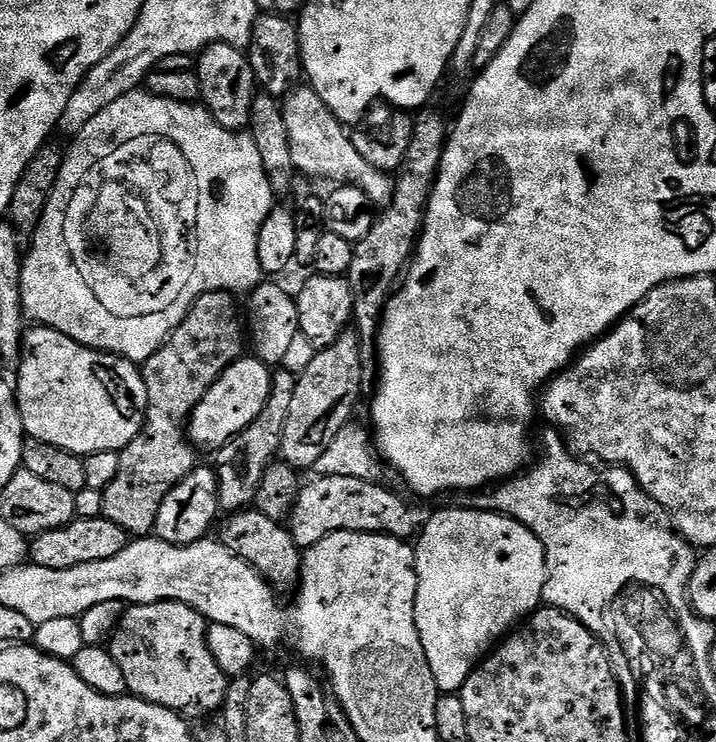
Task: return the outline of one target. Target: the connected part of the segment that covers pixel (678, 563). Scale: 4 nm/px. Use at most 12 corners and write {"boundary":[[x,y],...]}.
{"boundary":[[544,457],[473,495],[546,554],[543,603],[613,644],[620,578],[687,617],[697,549],[627,468]]}

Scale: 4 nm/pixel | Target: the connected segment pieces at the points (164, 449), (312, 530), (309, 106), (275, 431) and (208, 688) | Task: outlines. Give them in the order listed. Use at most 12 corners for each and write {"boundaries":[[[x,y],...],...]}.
{"boundaries":[[[204,292],[143,361],[148,409],[103,491],[153,531],[197,467],[188,420],[246,352],[241,305]],[[316,476],[286,519],[302,550],[335,532],[405,542],[422,516],[383,483]],[[311,86],[282,107],[290,158],[305,172],[391,204],[393,177],[354,150]],[[273,371],[268,401],[215,453],[225,513],[253,503],[277,459],[295,371]],[[182,602],[131,605],[110,637],[128,692],[188,718],[230,678]]]}

